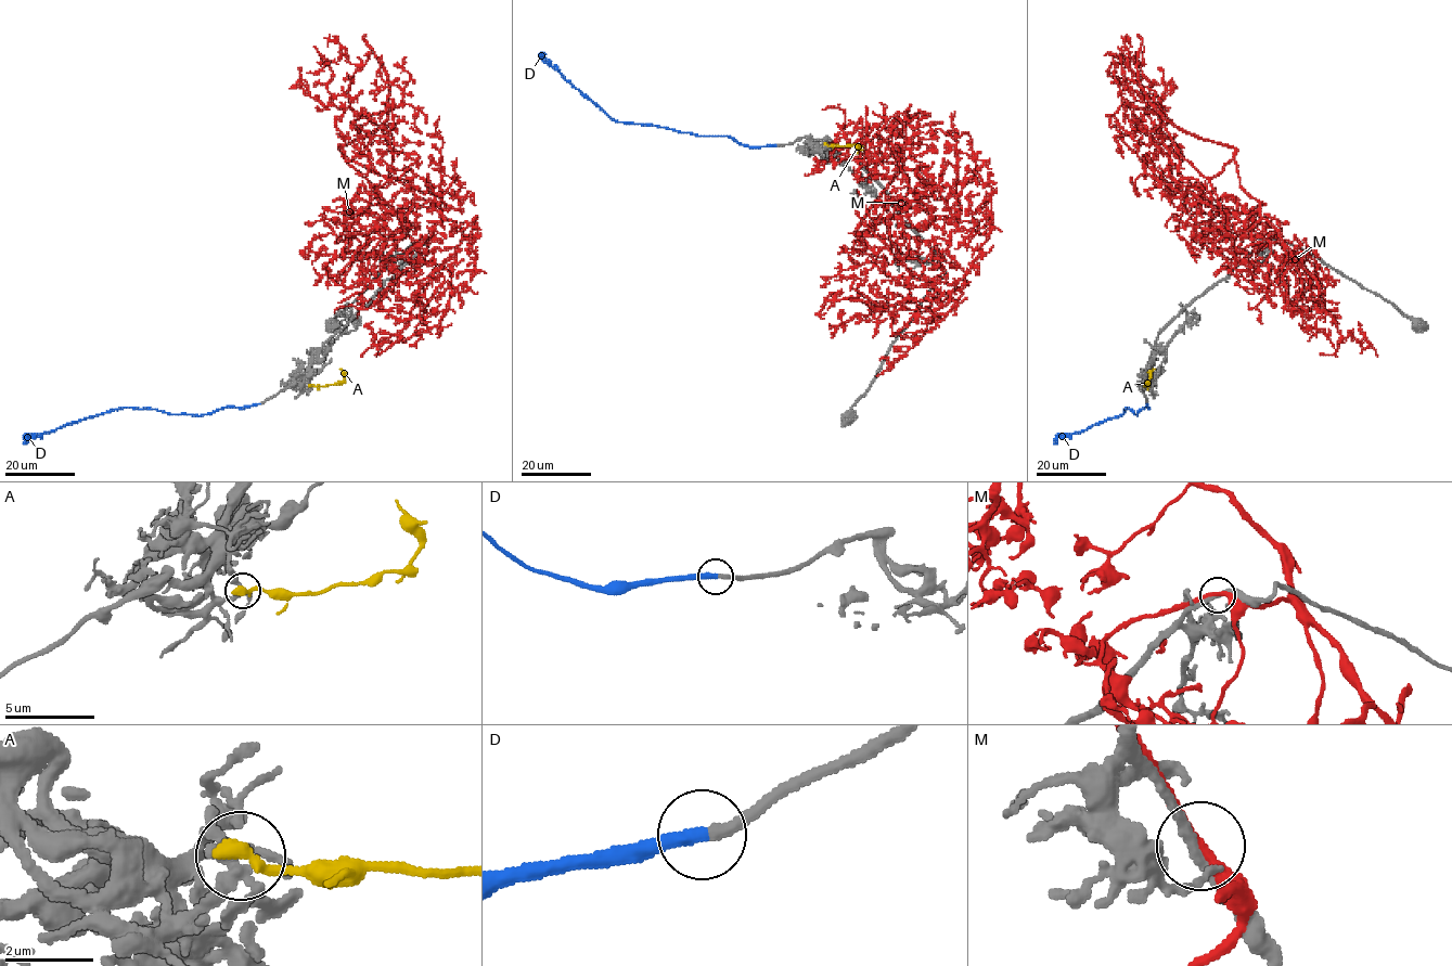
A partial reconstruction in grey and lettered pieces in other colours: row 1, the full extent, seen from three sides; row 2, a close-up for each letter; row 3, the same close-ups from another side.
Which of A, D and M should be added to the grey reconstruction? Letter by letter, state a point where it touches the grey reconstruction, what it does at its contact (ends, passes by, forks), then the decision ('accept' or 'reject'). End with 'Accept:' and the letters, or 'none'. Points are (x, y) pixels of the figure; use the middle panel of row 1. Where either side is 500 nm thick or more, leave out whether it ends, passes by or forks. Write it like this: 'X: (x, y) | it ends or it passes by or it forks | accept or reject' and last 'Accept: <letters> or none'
A: (826, 144) | it ends | reject
D: (775, 145) | it ends | accept
M: (941, 265) | it passes by | reject
Accept: D

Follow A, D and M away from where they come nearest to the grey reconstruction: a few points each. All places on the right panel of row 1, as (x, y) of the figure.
A: (1146, 386), (1154, 369)
D: (1146, 403), (1148, 407), (1138, 415), (1126, 408), (1118, 416), (1059, 435), (1054, 443)
M: (1267, 241), (1230, 250), (1218, 195), (1143, 94), (1144, 75), (1132, 60), (1113, 63), (1112, 73)

